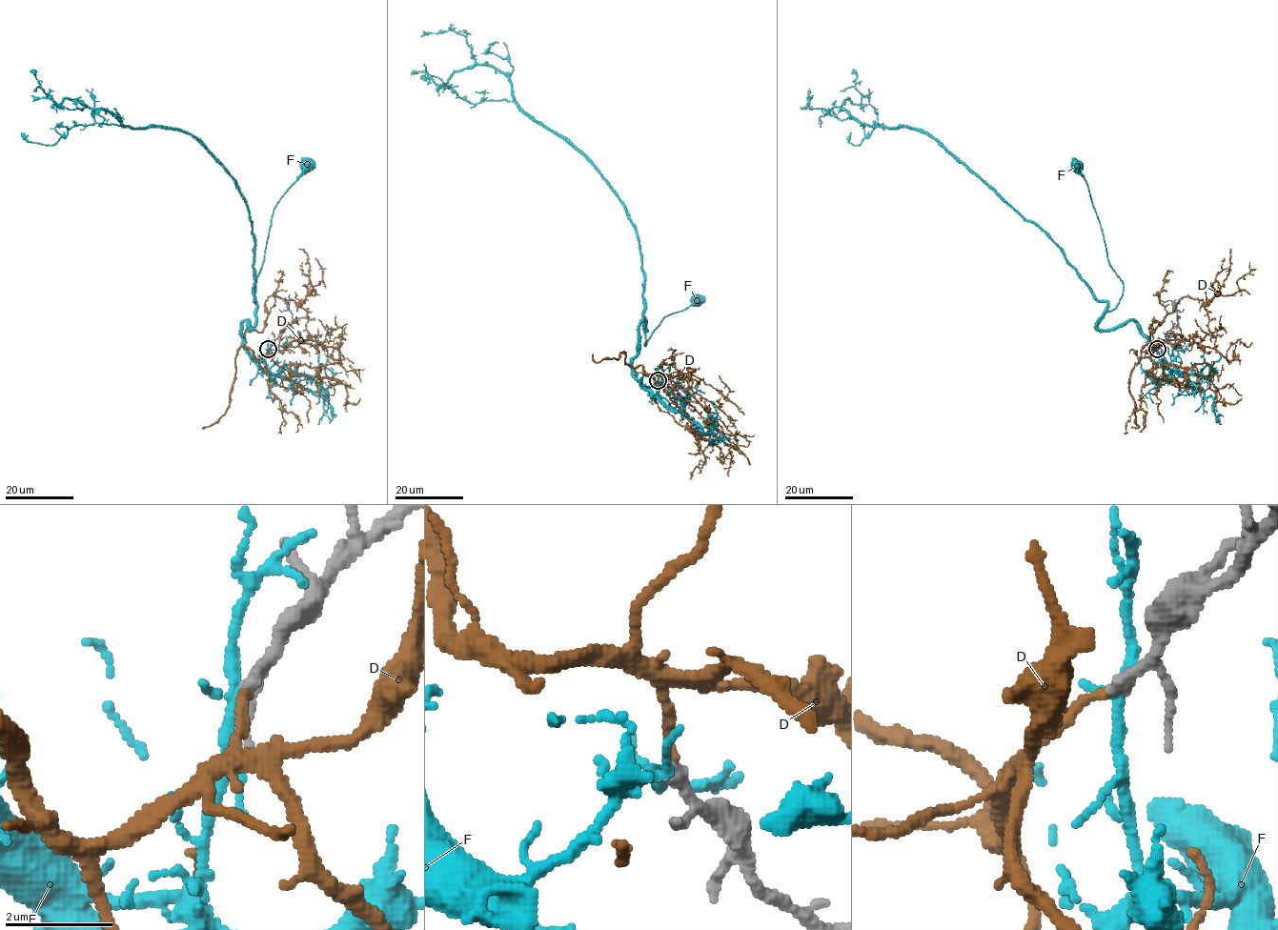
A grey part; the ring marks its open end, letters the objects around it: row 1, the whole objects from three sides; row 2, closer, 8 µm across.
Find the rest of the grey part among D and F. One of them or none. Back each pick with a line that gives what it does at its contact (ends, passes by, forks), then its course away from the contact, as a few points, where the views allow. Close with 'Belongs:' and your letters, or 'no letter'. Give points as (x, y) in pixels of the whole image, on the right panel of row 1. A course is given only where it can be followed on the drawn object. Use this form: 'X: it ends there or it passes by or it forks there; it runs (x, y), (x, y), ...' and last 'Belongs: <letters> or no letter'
D: it ends there; it runs (1157, 349), (1151, 358), (1142, 351), (1148, 327), (1155, 330), (1184, 297), (1206, 303), (1236, 293), (1249, 262)
Belongs: D

